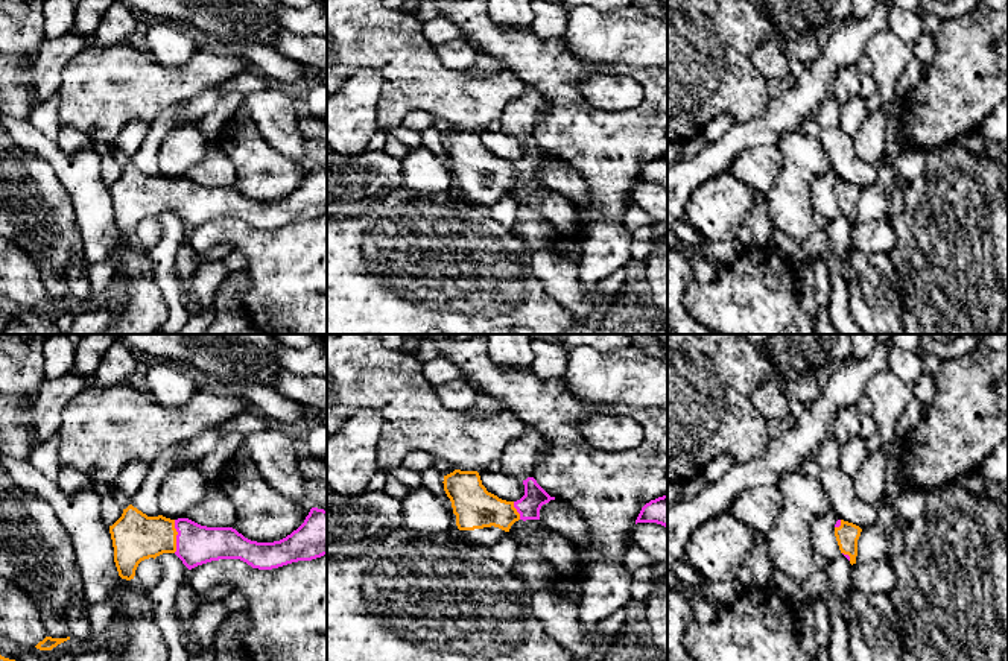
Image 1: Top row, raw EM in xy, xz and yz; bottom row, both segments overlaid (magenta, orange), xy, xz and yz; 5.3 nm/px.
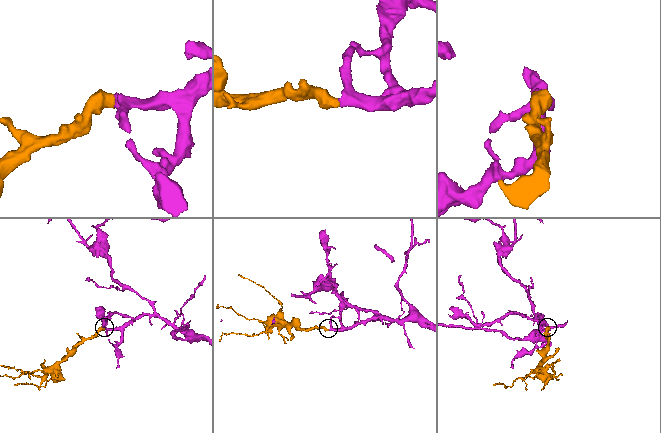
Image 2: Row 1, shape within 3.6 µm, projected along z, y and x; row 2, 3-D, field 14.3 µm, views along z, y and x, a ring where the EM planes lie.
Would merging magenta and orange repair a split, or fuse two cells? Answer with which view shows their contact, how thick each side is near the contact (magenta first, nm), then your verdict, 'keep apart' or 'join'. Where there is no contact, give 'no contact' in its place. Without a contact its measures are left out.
xy | 220/260 nm | join

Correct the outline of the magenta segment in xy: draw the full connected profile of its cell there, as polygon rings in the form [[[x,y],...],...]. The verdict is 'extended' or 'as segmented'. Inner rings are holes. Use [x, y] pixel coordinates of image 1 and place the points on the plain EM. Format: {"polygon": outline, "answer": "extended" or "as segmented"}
{"polygon": [[[132,164],[109,185],[114,222],[122,239],[131,240],[138,223],[175,213],[192,229],[219,219],[240,219],[258,229],[272,229],[327,214],[327,170],[312,167],[304,182],[274,202],[257,202],[233,187],[207,187],[189,178],[147,176]]], "answer": "extended"}

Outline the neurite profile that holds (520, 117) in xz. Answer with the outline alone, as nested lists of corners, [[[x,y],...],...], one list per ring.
[[[529,88],[508,103],[500,117],[500,131],[506,135],[526,140],[532,135],[546,106],[547,99],[537,90]]]

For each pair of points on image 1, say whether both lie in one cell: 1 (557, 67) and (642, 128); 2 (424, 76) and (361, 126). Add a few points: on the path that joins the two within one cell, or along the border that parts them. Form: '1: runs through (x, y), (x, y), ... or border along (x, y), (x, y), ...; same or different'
1: runs through (563, 93), (598, 128), (616, 128); same
2: border along (383, 79), (376, 111), (379, 128); different

